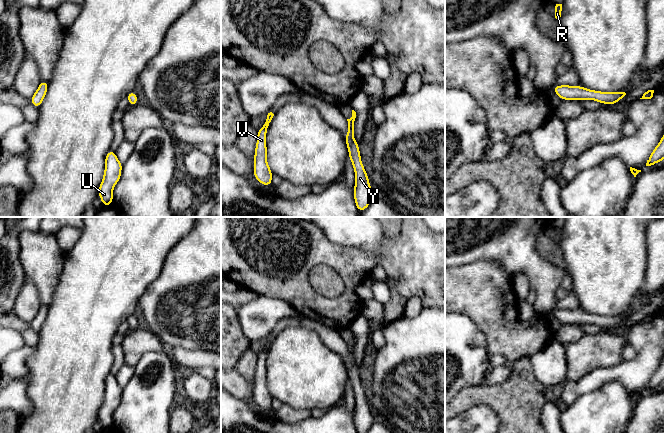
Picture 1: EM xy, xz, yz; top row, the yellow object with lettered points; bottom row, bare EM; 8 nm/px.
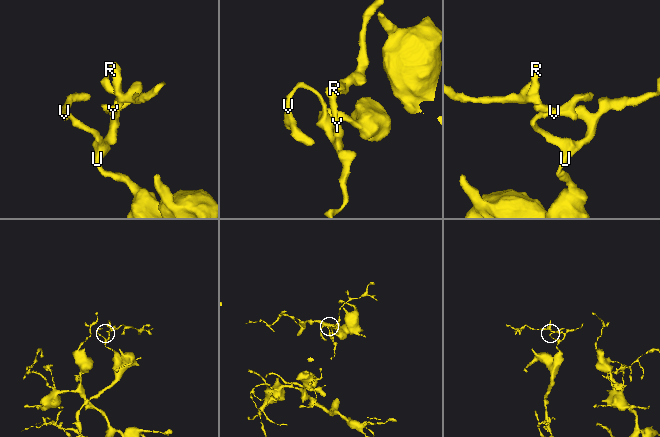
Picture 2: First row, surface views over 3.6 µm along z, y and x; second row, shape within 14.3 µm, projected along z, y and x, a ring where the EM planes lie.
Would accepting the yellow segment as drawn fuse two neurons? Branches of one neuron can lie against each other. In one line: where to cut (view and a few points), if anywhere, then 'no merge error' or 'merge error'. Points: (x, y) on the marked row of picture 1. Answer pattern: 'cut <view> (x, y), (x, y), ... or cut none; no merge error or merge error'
cut none; no merge error

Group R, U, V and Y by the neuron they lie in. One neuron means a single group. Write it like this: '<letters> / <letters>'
R U V Y

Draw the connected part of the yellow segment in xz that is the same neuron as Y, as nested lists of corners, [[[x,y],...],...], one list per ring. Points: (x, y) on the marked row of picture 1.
[[[352,110],[352,117],[347,119],[348,131],[345,135],[345,142],[349,152],[349,159],[352,162],[355,172],[355,185],[354,185],[354,201],[356,207],[361,213],[364,211],[374,199],[374,190],[369,184],[369,177],[361,162],[361,155],[359,151],[359,144],[354,140],[354,121],[356,112]]]

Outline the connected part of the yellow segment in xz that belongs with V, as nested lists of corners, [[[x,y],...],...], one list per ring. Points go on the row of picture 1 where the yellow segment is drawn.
[[[268,113],[265,124],[257,131],[257,143],[254,155],[254,173],[253,176],[264,186],[272,185],[272,171],[267,163],[267,128],[274,114]]]

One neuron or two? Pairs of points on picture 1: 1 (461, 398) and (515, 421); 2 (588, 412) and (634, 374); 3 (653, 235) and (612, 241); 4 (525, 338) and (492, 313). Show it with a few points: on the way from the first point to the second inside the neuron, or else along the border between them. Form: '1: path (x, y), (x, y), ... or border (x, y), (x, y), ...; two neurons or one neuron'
1: path (474, 398), (492, 398), (502, 408); one neuron
2: border (599, 387), (608, 382), (620, 381), (630, 390); two neurons
3: border (647, 227), (646, 259); two neurons
4: path (517, 334), (500, 319); one neuron

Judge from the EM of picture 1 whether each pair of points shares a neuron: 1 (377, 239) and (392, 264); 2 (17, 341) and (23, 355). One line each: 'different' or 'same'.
1: same
2: different

